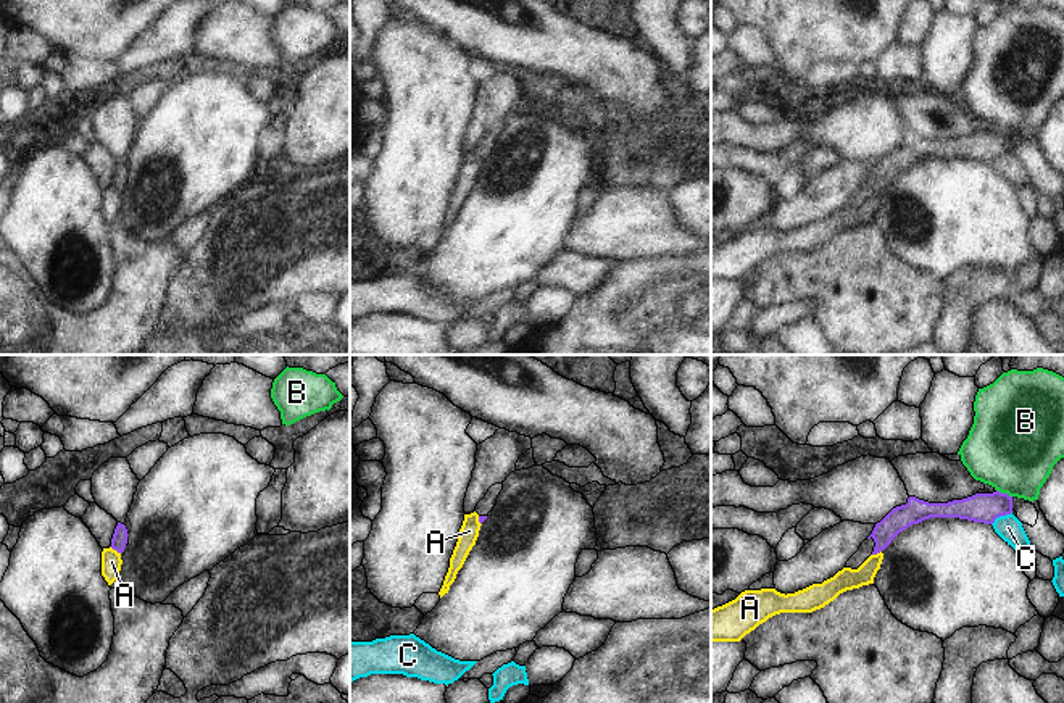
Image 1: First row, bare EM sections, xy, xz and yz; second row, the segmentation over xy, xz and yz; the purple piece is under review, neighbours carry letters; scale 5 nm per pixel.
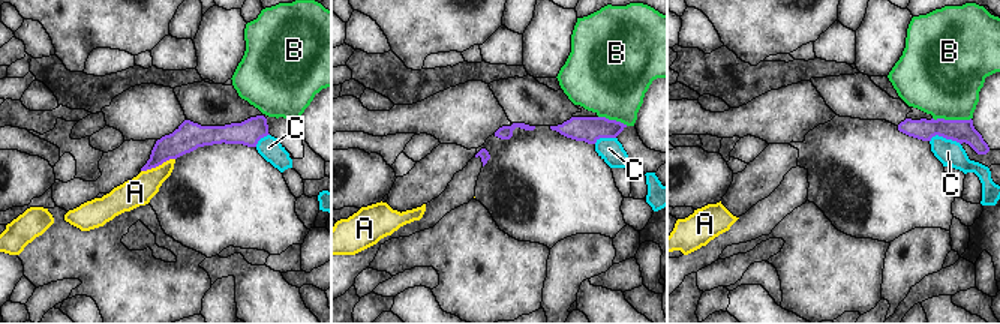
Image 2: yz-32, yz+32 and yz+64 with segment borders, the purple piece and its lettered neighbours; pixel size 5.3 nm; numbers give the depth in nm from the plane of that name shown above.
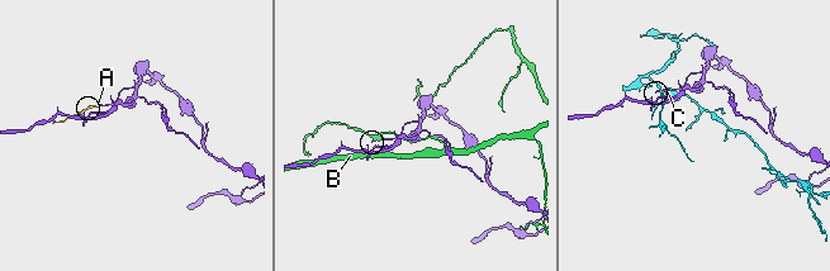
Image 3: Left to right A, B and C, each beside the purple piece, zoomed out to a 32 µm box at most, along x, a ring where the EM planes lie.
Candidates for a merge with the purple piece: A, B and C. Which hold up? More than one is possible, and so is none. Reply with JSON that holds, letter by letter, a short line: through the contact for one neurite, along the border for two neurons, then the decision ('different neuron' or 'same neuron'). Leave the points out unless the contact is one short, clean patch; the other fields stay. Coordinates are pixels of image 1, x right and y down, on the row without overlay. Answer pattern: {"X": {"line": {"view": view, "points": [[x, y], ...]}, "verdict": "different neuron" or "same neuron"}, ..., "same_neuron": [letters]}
{"A": {"verdict": "different neuron"}, "B": {"verdict": "different neuron"}, "C": {"verdict": "different neuron"}, "same_neuron": []}

